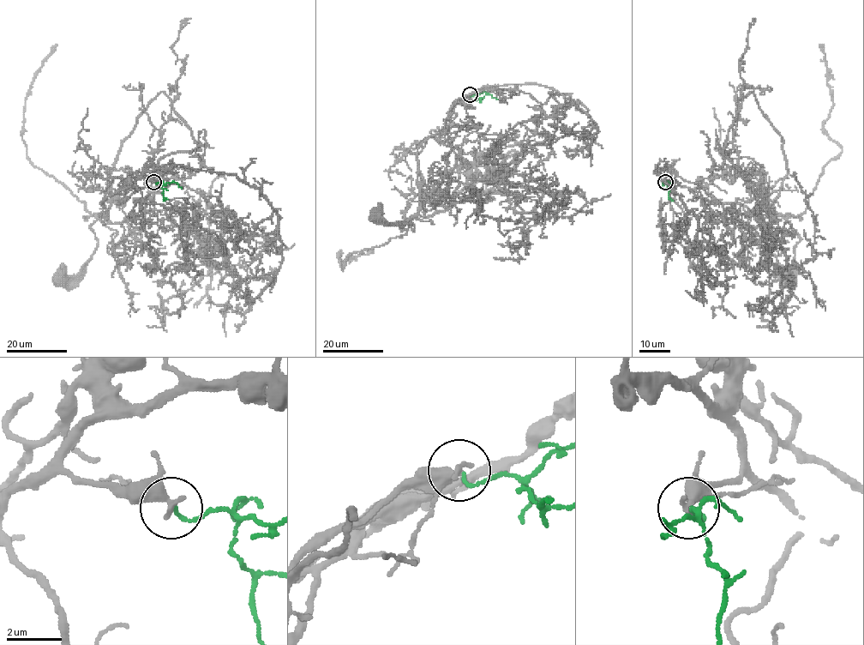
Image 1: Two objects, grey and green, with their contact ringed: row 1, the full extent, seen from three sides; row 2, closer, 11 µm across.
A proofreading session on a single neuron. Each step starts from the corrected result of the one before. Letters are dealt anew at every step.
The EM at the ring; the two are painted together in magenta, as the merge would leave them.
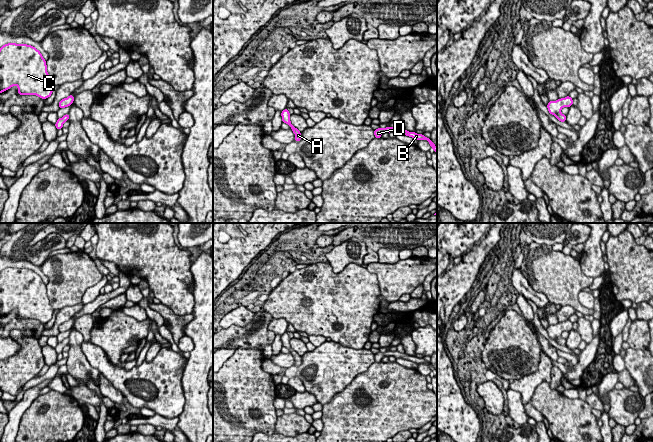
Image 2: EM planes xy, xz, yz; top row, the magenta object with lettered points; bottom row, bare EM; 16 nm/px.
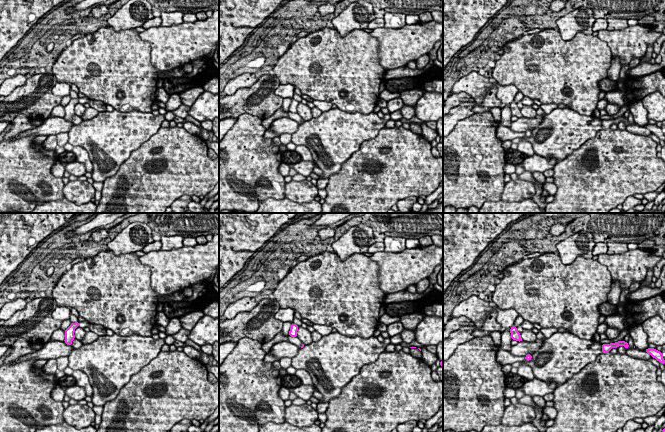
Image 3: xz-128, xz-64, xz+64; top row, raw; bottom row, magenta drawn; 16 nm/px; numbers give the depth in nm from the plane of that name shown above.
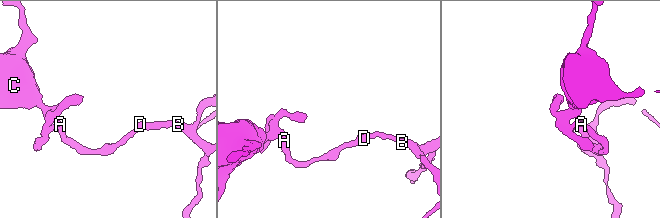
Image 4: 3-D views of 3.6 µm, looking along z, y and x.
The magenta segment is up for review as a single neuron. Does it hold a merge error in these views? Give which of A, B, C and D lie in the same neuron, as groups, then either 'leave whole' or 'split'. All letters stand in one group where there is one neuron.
A B C D | leave whole

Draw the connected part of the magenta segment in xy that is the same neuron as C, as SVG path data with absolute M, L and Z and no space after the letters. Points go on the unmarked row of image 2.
M8 267L0 272L0 317L14 309L19 319L36 319L41 323L52 319L54 309L46 285L31 269Z

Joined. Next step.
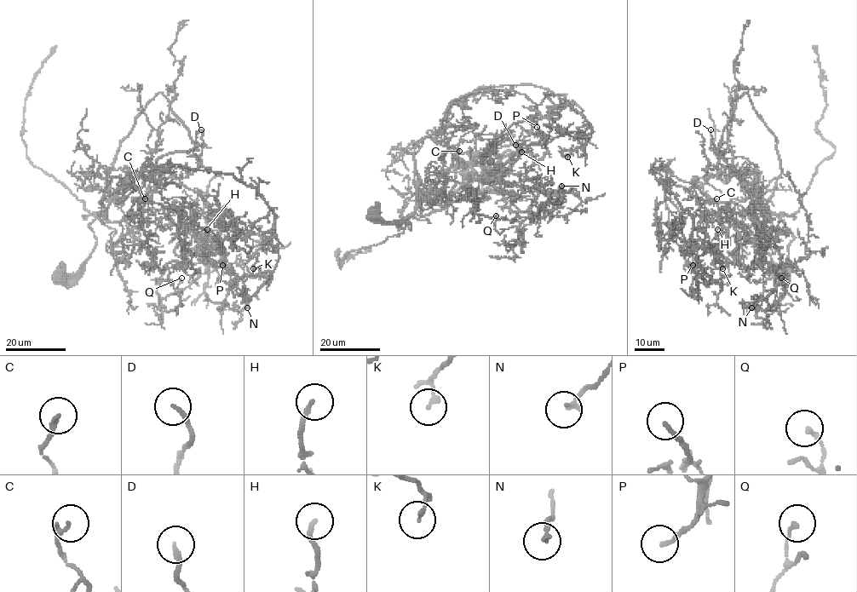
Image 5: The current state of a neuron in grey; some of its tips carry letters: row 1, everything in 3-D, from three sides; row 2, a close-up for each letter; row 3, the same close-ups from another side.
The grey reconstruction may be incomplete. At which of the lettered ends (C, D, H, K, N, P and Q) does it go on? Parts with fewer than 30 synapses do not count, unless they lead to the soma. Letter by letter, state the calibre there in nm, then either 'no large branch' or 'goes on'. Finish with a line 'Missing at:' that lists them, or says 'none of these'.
C: calibre 190 nm; no large branch
D: calibre 180 nm; no large branch
H: calibre 170 nm; goes on
K: calibre 110 nm; no large branch
N: calibre 180 nm; no large branch
P: calibre 170 nm; goes on
Q: calibre 160 nm; no large branch
Missing at: H, P

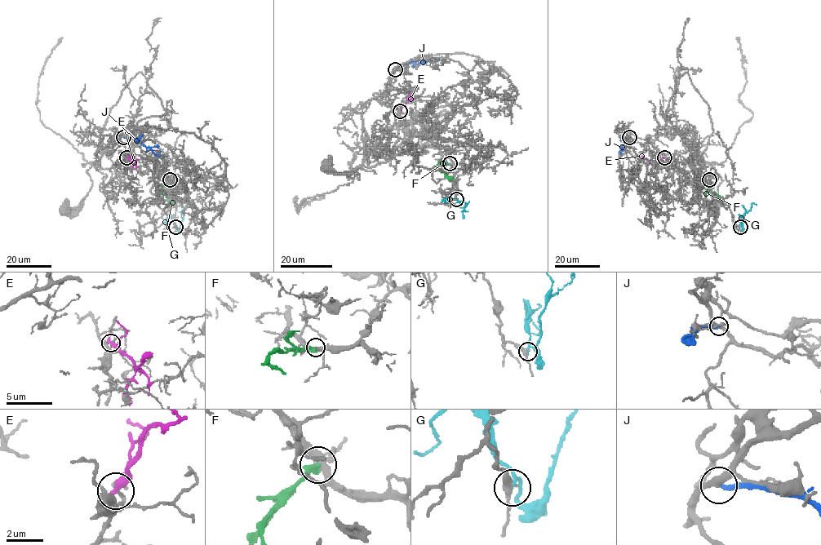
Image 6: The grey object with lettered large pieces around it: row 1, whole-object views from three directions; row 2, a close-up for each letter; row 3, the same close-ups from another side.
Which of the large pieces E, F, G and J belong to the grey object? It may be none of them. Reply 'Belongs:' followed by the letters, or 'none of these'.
Belongs: none of these

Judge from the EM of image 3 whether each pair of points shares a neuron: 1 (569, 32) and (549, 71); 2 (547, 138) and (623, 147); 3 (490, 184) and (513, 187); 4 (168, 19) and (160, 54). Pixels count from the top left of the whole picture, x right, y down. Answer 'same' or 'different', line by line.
1: different
2: different
3: different
4: different

